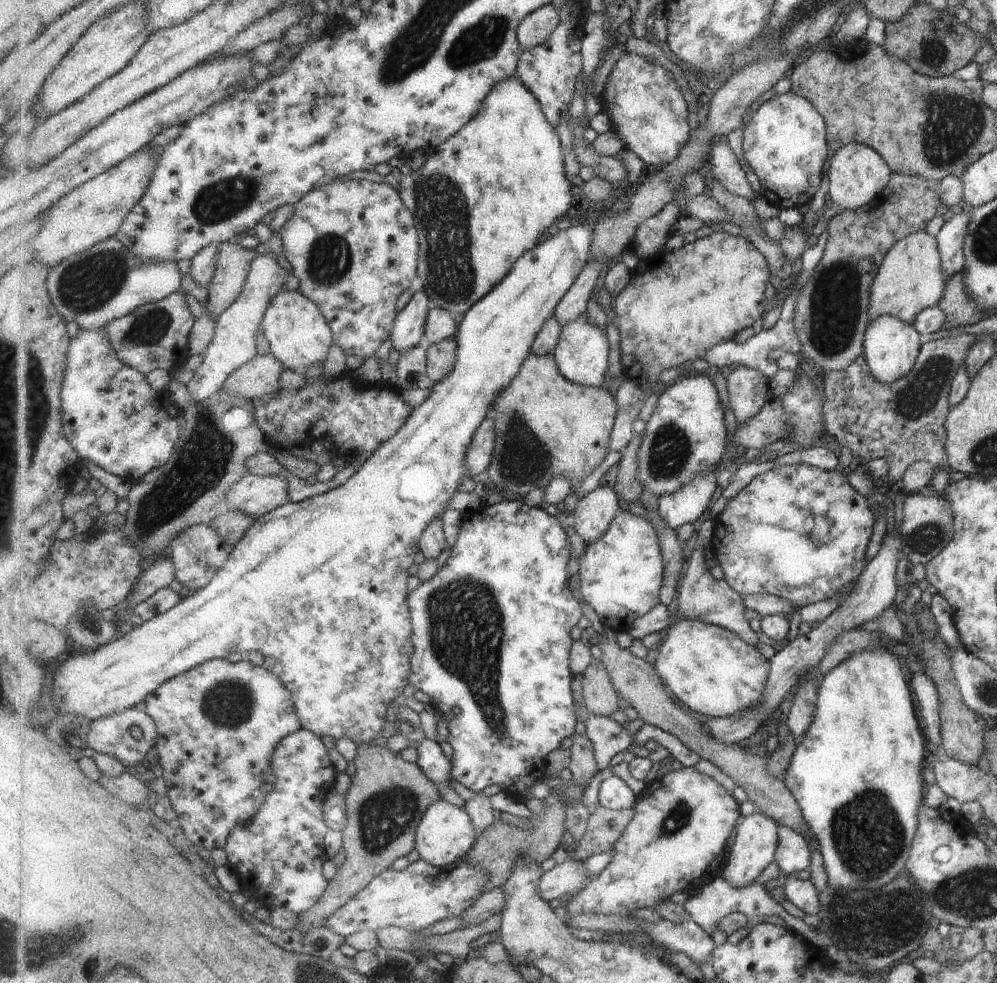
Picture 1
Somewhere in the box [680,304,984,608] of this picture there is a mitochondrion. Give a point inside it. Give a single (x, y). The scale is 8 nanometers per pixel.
(919, 397)

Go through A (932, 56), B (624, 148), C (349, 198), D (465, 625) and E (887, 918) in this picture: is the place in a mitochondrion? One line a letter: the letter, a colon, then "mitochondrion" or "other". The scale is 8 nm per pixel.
A: mitochondrion
B: other
C: other
D: mitochondrion
E: mitochondrion

